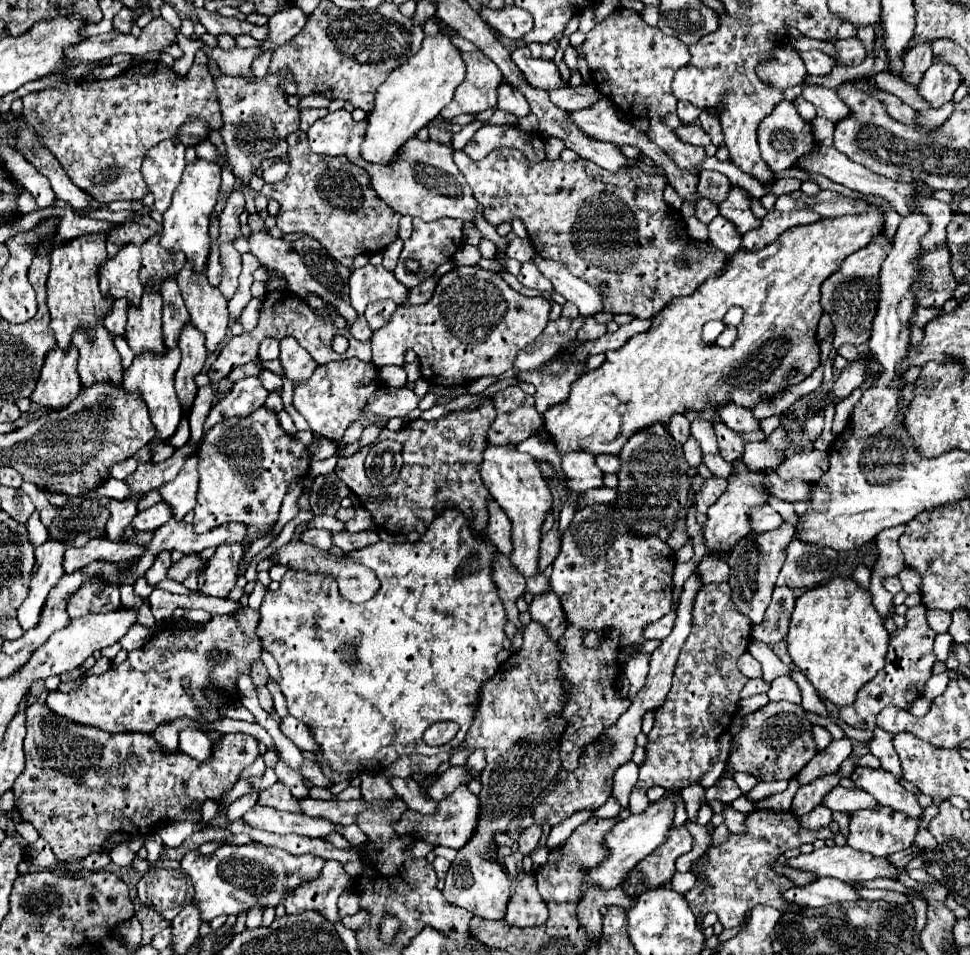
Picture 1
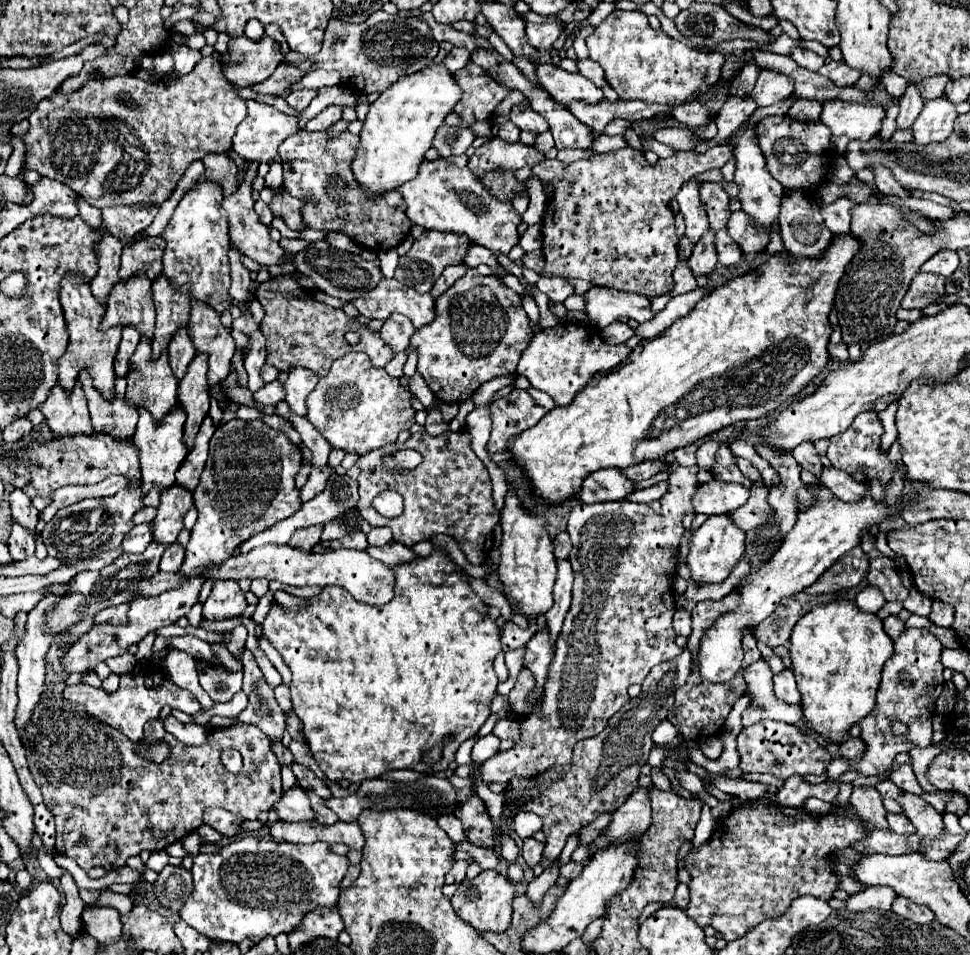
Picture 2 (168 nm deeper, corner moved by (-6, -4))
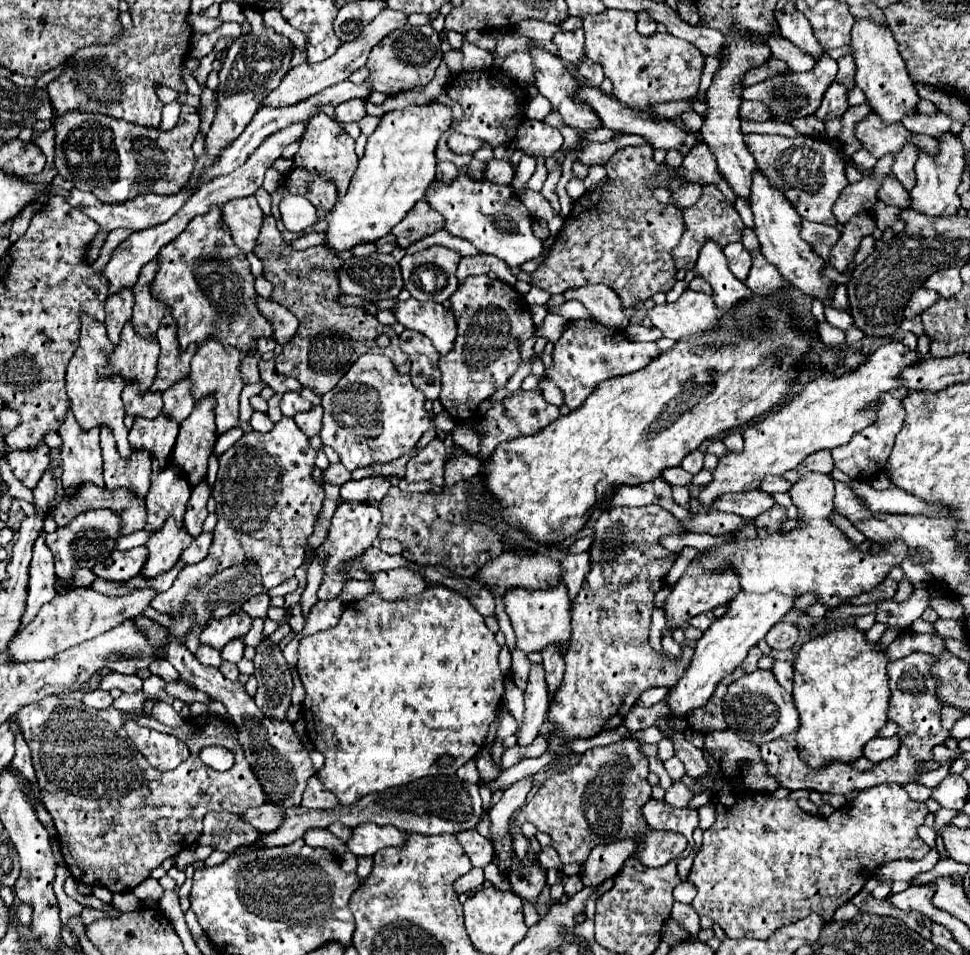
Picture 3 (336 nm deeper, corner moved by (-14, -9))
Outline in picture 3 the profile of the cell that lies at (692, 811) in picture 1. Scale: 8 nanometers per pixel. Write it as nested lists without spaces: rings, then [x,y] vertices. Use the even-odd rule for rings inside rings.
[[[677,757],[667,759],[667,761],[663,763],[663,767],[665,767],[665,771],[669,773],[669,777],[671,777],[673,781],[681,781],[683,775],[685,775],[685,767],[683,767],[683,763],[681,763]]]

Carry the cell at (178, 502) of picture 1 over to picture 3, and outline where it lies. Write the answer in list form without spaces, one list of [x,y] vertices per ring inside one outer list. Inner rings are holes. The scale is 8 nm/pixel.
[[[167,519],[165,525],[151,535],[145,543],[149,549],[149,559],[143,565],[143,577],[155,577],[167,569],[171,569],[185,547],[189,547],[193,537],[187,533],[185,527],[179,527],[175,519]]]

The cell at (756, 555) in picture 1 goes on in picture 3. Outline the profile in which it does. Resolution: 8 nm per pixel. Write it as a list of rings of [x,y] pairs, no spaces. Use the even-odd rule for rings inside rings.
[[[773,505],[771,511],[765,511],[755,519],[755,529],[759,539],[767,539],[773,533],[783,533],[781,525],[787,521],[787,509],[781,505]]]

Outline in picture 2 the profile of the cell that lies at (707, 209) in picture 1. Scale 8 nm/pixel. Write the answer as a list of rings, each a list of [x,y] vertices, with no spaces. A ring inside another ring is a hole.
[[[709,230],[705,234],[703,242],[693,248],[693,254],[689,258],[689,268],[691,268],[693,276],[709,276],[715,270],[717,254],[715,254],[713,240],[715,240],[715,232]]]

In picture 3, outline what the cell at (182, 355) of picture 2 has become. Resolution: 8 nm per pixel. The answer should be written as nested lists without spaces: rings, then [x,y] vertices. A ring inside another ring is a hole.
[[[183,377],[175,381],[167,391],[163,391],[163,403],[167,415],[175,415],[175,419],[179,419],[181,423],[191,413],[191,407],[195,403],[191,395],[191,379]]]

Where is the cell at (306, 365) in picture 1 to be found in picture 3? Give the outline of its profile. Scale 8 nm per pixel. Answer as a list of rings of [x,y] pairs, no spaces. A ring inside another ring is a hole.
[[[313,405],[309,411],[297,413],[293,419],[299,425],[299,429],[307,437],[311,437],[311,435],[317,435],[319,433],[319,429],[321,429],[321,417],[323,417],[323,407],[321,405]]]

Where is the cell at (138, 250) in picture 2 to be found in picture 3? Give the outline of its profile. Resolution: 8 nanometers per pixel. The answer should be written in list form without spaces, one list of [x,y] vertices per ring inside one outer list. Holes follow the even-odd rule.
[[[153,259],[147,263],[147,267],[141,269],[137,283],[133,285],[135,293],[135,305],[133,305],[133,327],[139,335],[151,337],[155,335],[163,313],[165,313],[165,303],[161,303],[157,297],[151,295],[151,283],[159,271],[159,261]]]

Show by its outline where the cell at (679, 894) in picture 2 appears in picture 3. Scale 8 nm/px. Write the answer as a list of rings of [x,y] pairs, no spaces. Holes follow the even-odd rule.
[[[675,901],[673,911],[671,911],[671,917],[673,917],[683,929],[687,929],[693,937],[697,937],[697,933],[699,933],[699,929],[701,929],[701,927],[699,927],[699,915],[697,915],[697,911],[695,911],[691,905]]]

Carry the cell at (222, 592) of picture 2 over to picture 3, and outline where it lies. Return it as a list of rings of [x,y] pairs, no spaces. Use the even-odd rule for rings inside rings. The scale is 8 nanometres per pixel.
[[[243,609],[227,615],[227,617],[209,619],[209,623],[205,625],[205,629],[201,633],[201,643],[221,649],[231,639],[245,635],[251,629],[251,623],[253,623],[253,619]]]

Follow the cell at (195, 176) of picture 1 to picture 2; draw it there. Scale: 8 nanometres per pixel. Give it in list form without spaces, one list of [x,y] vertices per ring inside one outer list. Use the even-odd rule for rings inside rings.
[[[209,180],[197,182],[183,196],[165,232],[161,234],[161,238],[165,238],[167,242],[163,254],[163,276],[167,276],[167,280],[175,288],[191,284],[189,296],[197,302],[211,306],[219,314],[231,308],[231,296],[229,296],[231,274],[227,258],[227,250],[231,250],[231,240],[221,200],[223,200],[223,190],[219,184]]]

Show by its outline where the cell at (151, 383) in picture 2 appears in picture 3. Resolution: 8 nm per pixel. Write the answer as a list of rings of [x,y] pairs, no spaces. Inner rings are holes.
[[[159,413],[155,419],[135,417],[135,423],[129,431],[129,443],[131,447],[147,449],[153,457],[157,457],[159,463],[167,463],[177,433],[179,423],[165,413]]]

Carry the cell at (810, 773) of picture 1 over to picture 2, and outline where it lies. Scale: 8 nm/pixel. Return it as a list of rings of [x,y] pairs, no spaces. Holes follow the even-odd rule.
[[[849,738],[847,742],[843,742],[841,746],[839,746],[839,752],[841,752],[841,756],[845,756],[847,760],[859,760],[861,756],[863,756],[863,752],[865,752],[865,742],[861,740],[861,738]]]

